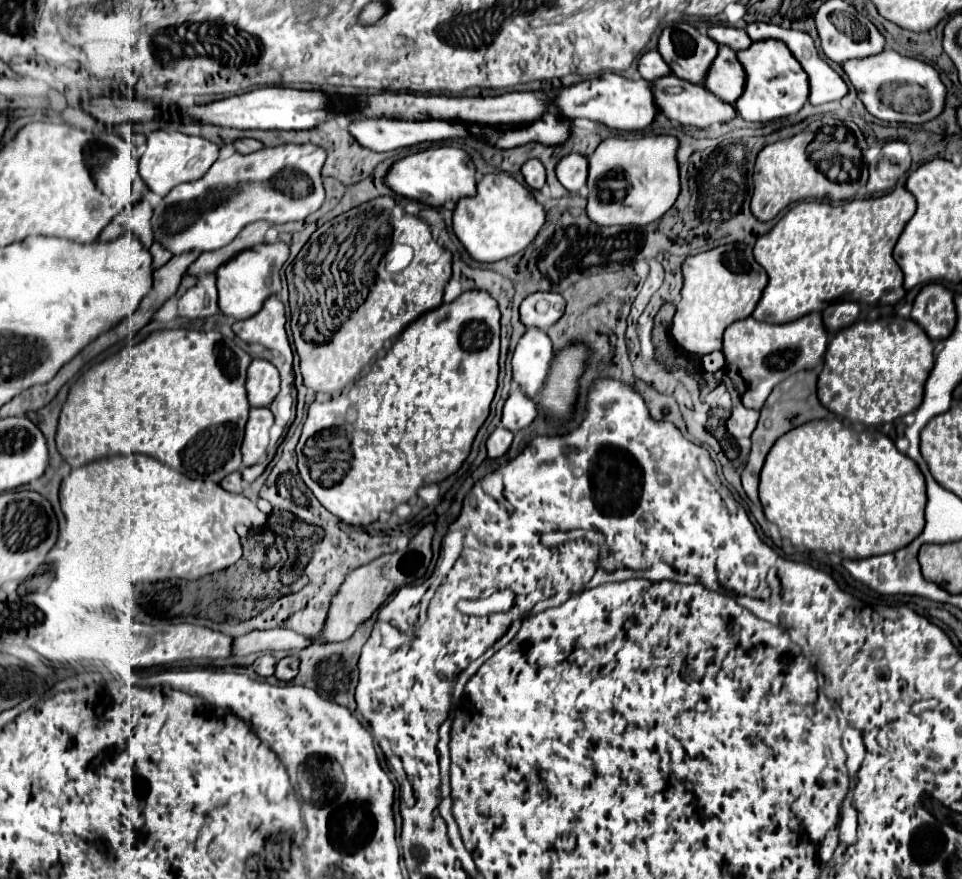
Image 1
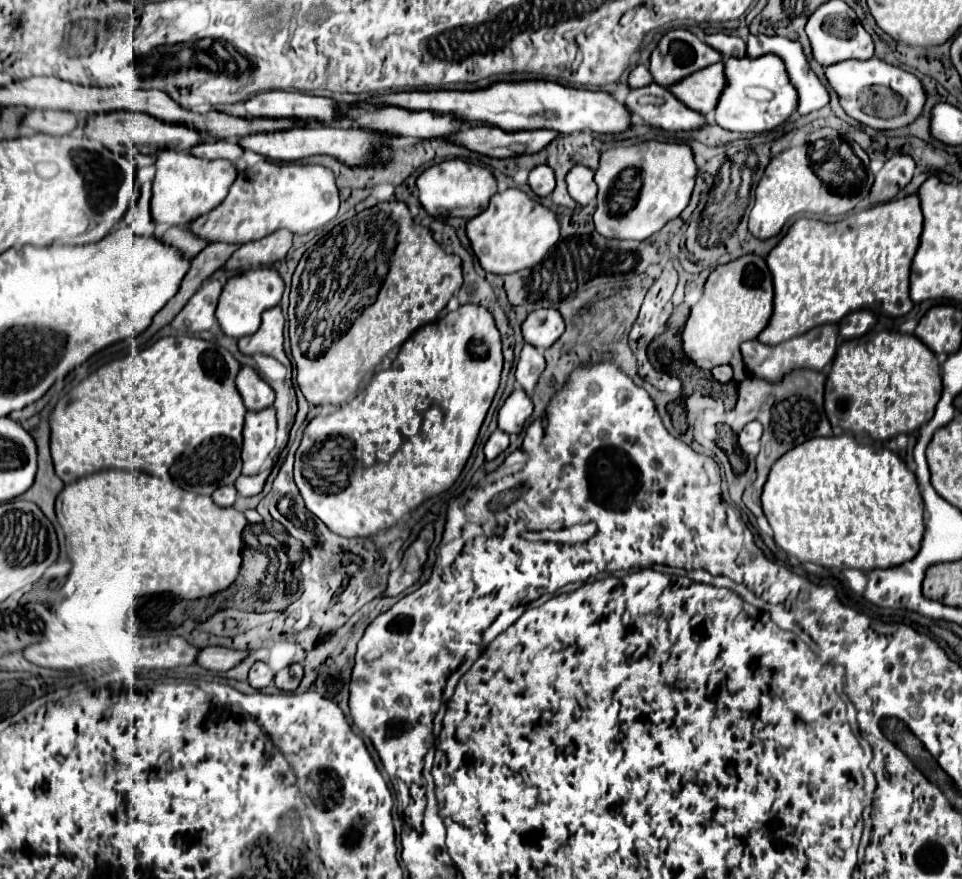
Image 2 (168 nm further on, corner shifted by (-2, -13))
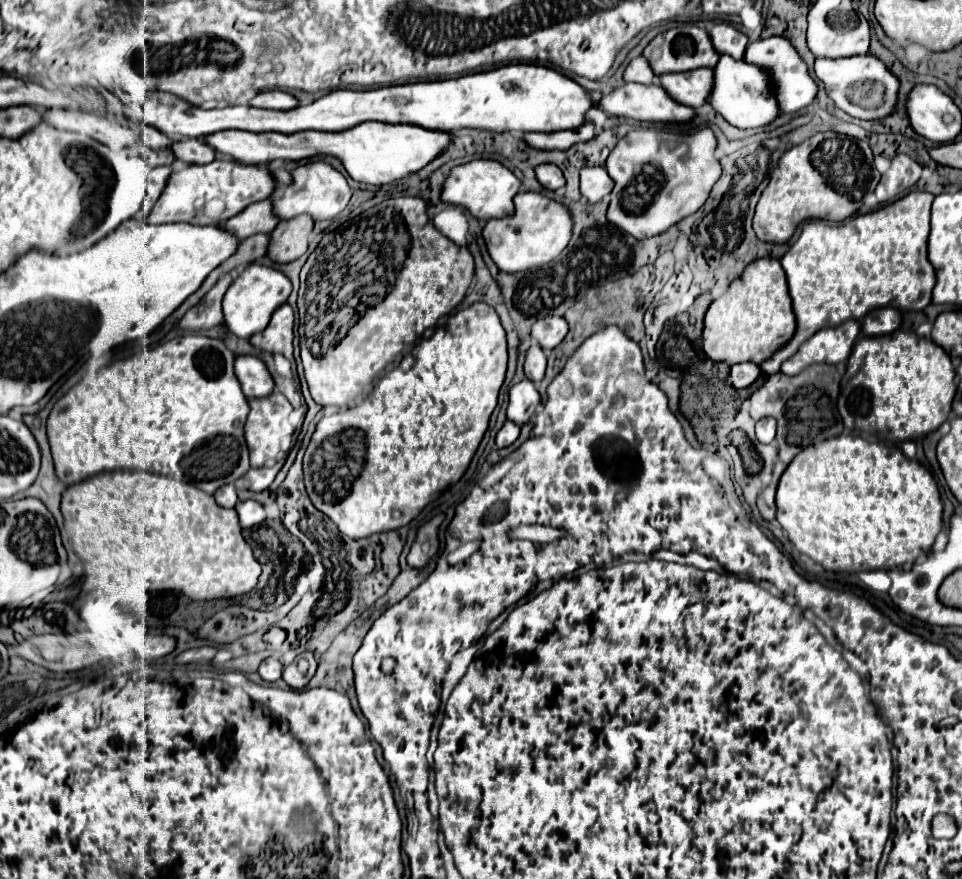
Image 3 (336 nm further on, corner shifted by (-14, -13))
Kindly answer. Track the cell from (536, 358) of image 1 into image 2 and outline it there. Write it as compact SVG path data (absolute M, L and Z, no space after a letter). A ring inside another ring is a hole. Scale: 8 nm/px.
M526 344L522 348L518 364L516 364L516 380L526 390L526 394L532 394L532 390L536 388L536 382L544 370L544 366L546 366L546 360L544 360L542 352L536 350L534 346Z

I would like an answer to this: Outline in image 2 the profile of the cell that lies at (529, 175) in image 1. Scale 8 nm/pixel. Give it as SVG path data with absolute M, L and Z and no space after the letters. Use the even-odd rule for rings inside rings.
M536 166L534 170L530 170L528 184L534 190L534 194L540 196L540 198L552 194L552 190L554 190L554 172L552 172L552 168Z

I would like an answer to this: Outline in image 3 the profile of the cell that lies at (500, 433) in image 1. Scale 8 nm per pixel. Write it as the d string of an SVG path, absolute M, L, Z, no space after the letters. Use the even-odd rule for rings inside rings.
M506 420L506 424L502 426L502 430L500 430L498 436L496 436L496 446L498 446L498 448L510 446L512 442L518 440L518 434L520 434L520 428L518 428L516 424L512 424L510 420Z

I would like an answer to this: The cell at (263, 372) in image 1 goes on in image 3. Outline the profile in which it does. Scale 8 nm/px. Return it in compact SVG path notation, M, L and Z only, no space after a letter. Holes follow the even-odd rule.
M238 356L234 368L248 398L266 398L274 392L274 380L260 358Z

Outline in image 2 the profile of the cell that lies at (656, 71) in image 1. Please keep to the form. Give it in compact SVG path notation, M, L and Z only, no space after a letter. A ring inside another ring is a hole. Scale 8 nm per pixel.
M638 64L628 74L628 86L630 88L642 88L642 86L648 86L650 82L652 82L652 76L650 76L650 72L648 72L648 68L644 64Z

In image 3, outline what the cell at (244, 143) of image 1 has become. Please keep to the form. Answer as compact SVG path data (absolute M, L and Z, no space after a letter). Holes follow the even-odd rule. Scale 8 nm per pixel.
M182 138L172 152L176 154L176 160L188 164L208 164L216 160L216 150L198 138Z

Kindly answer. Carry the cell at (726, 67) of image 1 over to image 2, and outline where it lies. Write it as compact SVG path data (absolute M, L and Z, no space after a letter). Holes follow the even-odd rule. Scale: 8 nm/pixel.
M718 62L700 72L694 72L692 76L686 76L686 80L670 84L668 90L688 108L698 110L700 114L706 114L716 108L716 102L720 98L720 92L724 90L724 84L726 84L724 66L722 62Z

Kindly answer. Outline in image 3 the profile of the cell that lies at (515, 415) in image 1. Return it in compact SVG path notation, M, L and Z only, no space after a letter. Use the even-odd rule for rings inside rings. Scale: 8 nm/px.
M522 380L516 386L510 388L510 404L508 404L508 420L512 420L514 424L522 426L526 422L530 422L532 414L536 412L536 408L542 404L542 398L536 390L536 386L530 380Z

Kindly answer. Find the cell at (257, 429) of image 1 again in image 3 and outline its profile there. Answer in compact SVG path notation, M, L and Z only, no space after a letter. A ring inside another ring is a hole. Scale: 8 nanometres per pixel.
M280 392L266 398L252 398L248 402L250 416L244 426L244 436L250 450L250 466L262 468L280 452L282 440L292 434L288 420L292 404Z

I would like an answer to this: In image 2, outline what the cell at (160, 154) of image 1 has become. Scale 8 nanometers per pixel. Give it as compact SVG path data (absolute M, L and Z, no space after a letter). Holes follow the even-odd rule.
M172 150L160 152L156 160L156 178L152 182L150 200L156 238L161 238L172 226L188 224L196 220L196 216L202 216L216 208L228 194L228 188L232 186L232 180L236 180L236 176L238 170L228 160L202 160L192 154L178 154Z

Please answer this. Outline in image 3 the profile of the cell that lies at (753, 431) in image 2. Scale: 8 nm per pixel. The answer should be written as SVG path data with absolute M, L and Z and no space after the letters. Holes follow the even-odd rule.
M762 418L762 420L756 424L756 438L758 438L758 442L770 444L770 442L774 440L774 434L776 434L776 420L772 420L772 418Z

